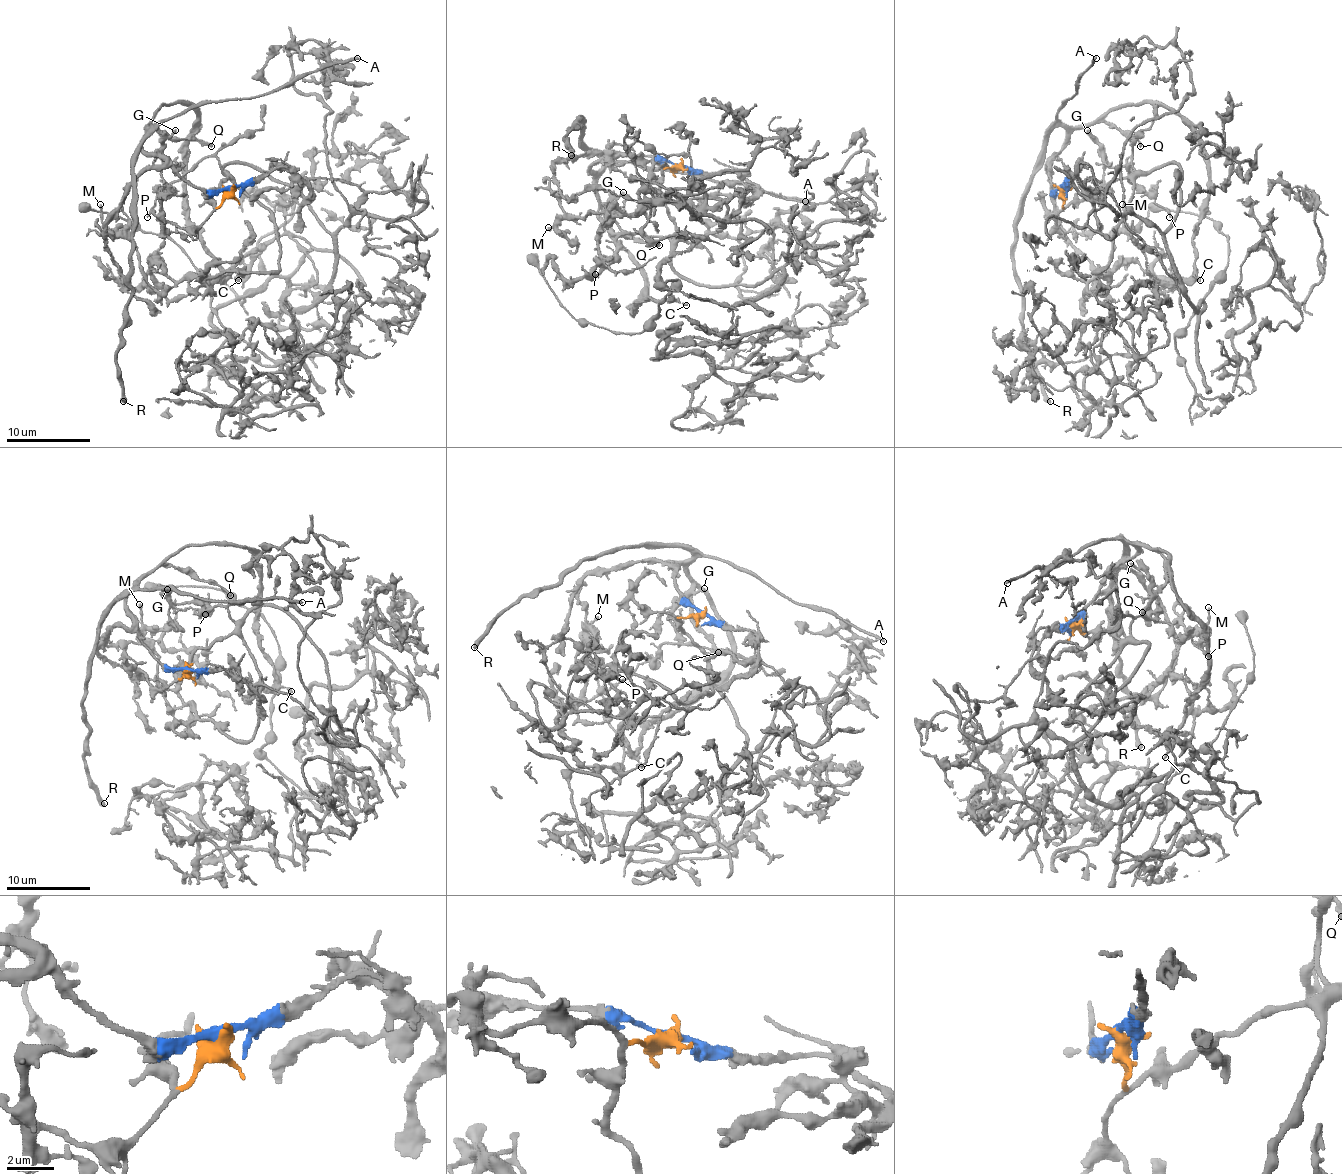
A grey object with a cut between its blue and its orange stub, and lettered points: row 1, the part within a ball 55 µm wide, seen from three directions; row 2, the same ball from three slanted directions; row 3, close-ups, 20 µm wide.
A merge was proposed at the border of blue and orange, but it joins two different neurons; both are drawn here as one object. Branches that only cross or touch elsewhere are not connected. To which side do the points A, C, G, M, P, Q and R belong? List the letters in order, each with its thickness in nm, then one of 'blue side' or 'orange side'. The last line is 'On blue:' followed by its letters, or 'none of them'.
A: 240 nm | blue side
C: 190 nm | blue side
G: 240 nm | orange side
M: 200 nm | orange side
P: 200 nm | orange side
Q: 240 nm | blue side
R: 440 nm | blue side
On blue: A, C, Q, R

